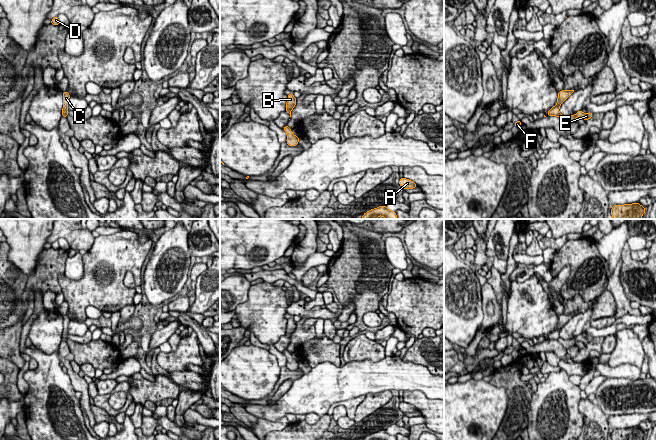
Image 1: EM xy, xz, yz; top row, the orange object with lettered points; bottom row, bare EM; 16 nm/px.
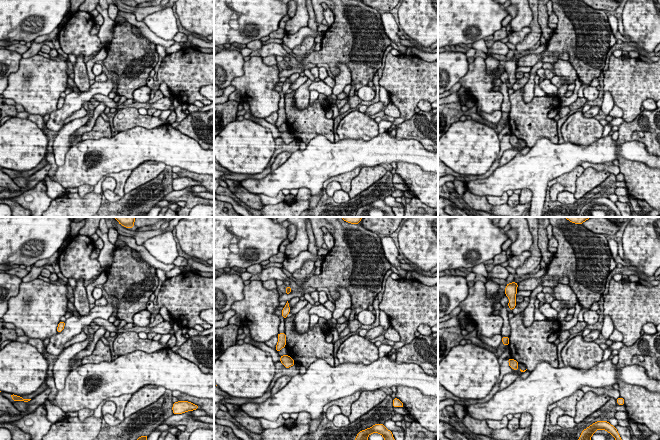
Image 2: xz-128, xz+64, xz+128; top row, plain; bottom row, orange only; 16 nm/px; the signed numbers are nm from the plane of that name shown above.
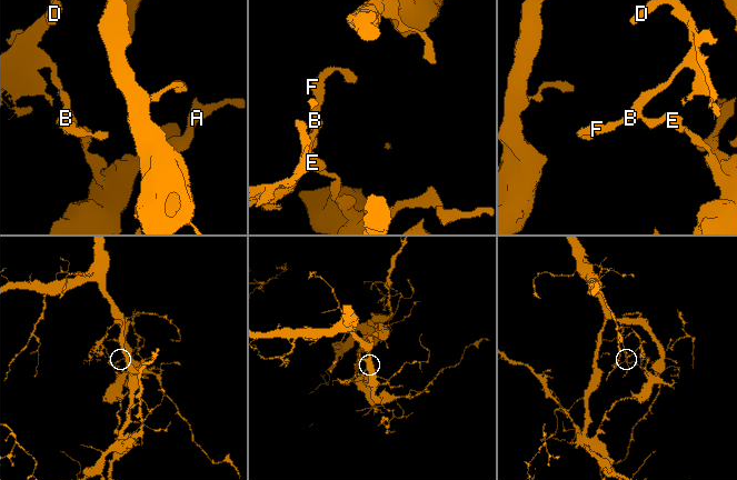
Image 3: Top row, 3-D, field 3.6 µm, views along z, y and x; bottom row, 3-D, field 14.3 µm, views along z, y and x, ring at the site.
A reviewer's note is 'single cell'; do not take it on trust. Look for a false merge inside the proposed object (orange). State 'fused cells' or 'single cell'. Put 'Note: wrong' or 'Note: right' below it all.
fused cells
Note: wrong

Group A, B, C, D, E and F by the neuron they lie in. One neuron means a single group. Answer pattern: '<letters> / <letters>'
A E / B C D F

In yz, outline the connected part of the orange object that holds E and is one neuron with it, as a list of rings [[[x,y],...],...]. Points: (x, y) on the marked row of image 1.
[[[582,110],[578,111],[575,115],[568,115],[568,116],[564,116],[562,114],[558,114],[557,116],[566,124],[570,124],[572,122],[575,121],[575,119],[577,117],[582,117],[585,121],[587,121],[589,118],[591,118],[593,115],[592,112],[589,112],[589,113],[583,113]]]

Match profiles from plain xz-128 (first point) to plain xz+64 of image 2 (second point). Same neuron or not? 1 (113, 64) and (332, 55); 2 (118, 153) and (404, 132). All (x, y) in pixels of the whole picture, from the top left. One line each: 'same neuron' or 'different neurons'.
1: same neuron
2: different neurons

